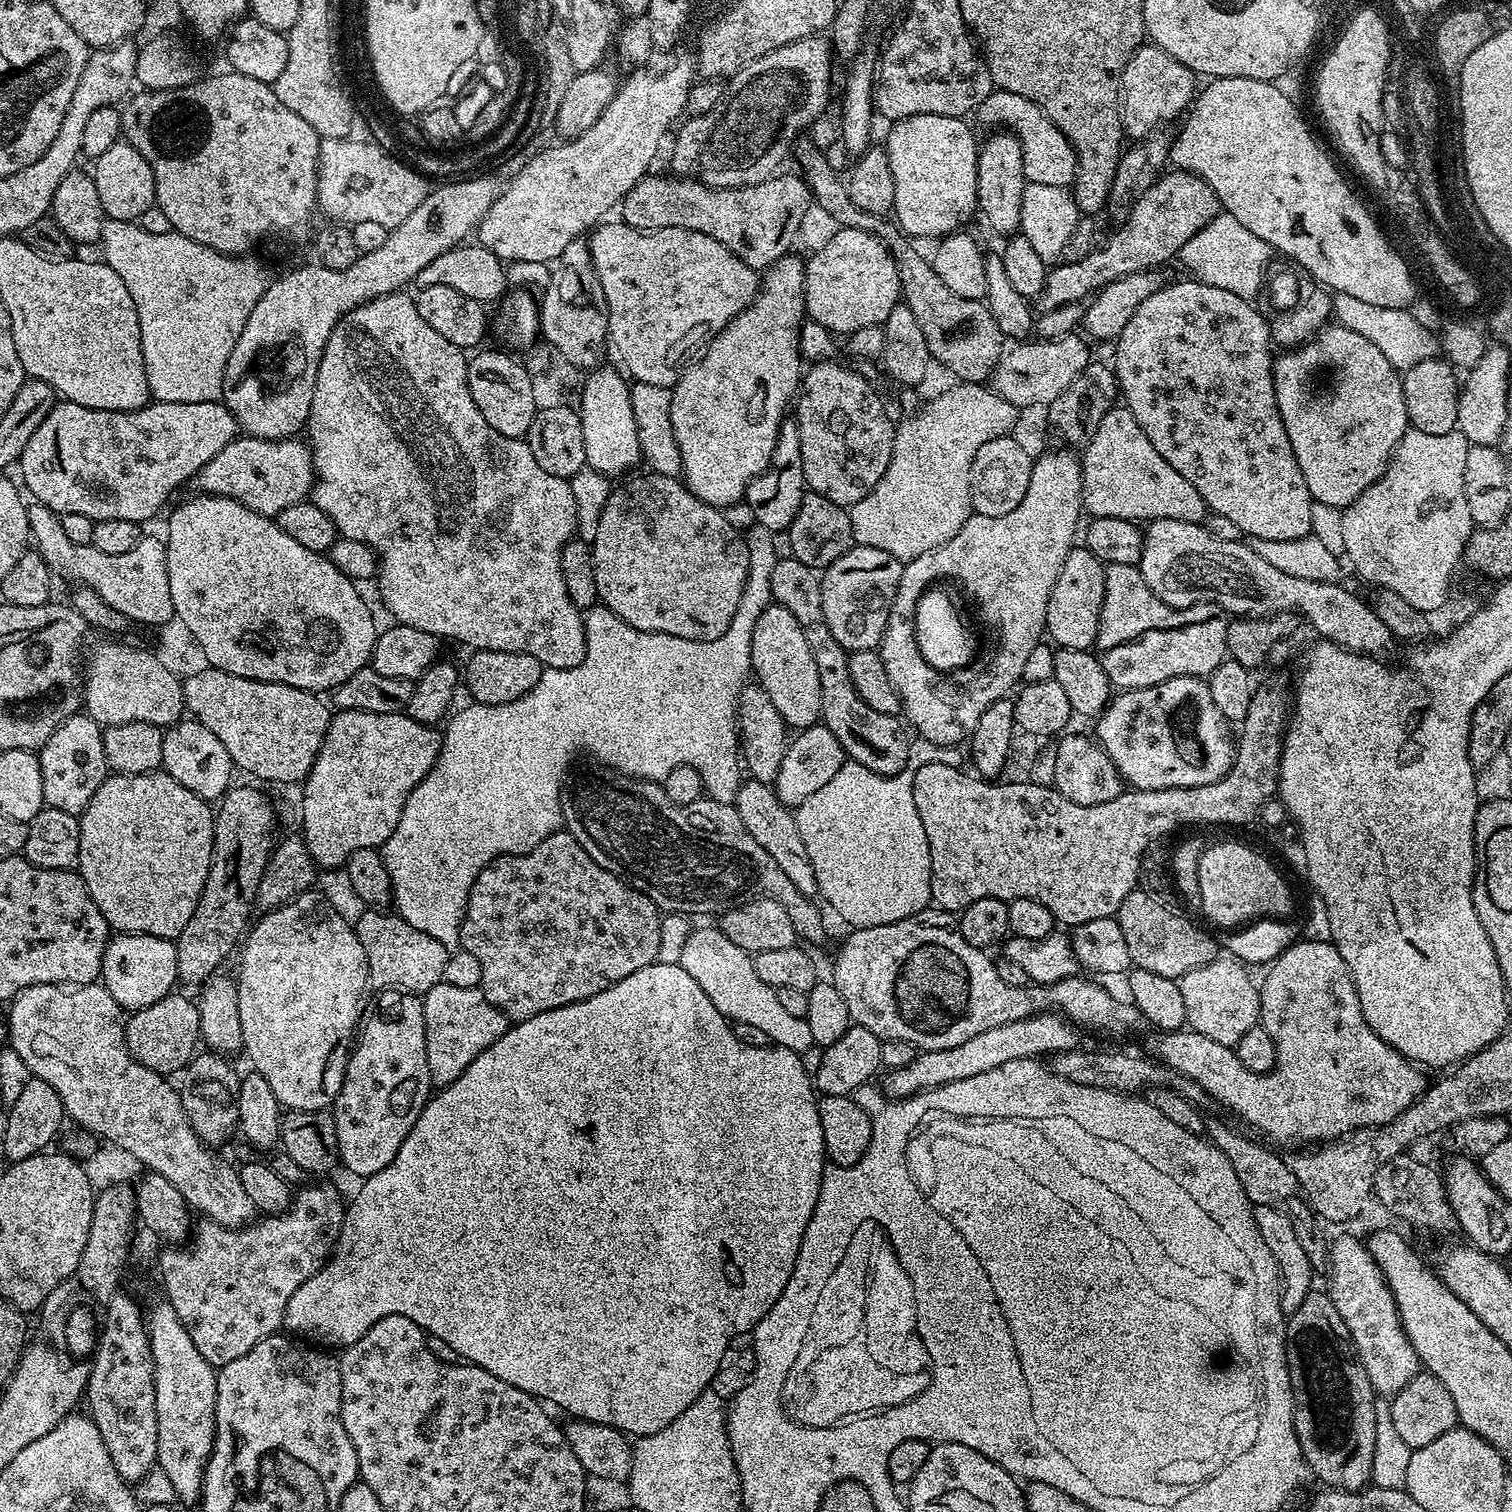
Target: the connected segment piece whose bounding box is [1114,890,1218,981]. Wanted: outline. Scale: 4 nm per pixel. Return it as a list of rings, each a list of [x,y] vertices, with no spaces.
[[[1134,890],[1126,894],[1114,919],[1118,926],[1122,926],[1133,965],[1142,970],[1151,970],[1153,974],[1162,974],[1162,978],[1179,981],[1190,970],[1206,966],[1211,960],[1217,959],[1217,941],[1215,944],[1198,925],[1191,924],[1184,914],[1166,910],[1161,903],[1154,902],[1153,898],[1142,891]]]

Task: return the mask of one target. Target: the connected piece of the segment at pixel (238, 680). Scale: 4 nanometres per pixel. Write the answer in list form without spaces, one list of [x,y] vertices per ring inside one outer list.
[[[211,666],[200,674],[184,678],[182,691],[184,707],[191,719],[197,720],[202,726],[206,726],[206,730],[210,730],[210,734],[217,736],[218,742],[226,746],[226,754],[230,754],[233,765],[239,771],[241,768],[242,771],[249,772],[260,780],[269,780],[272,784],[299,785],[308,777],[333,717],[333,713],[328,712],[329,705],[324,705],[317,693],[298,690],[294,686],[278,682],[242,678]]]

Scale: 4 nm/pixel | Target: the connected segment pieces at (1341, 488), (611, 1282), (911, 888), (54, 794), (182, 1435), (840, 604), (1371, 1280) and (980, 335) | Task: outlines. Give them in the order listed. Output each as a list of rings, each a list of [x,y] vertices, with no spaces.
[[[1324,326],[1316,332],[1314,338],[1299,347],[1281,351],[1275,357],[1272,377],[1274,378],[1274,394],[1276,395],[1278,414],[1282,418],[1282,426],[1286,426],[1286,438],[1290,438],[1294,458],[1298,462],[1298,466],[1302,466],[1302,478],[1306,478],[1306,486],[1310,490],[1313,501],[1317,505],[1325,504],[1328,508],[1336,508],[1335,510],[1348,508],[1370,487],[1375,477],[1384,475],[1384,467],[1388,464],[1388,457],[1396,449],[1396,443],[1402,439],[1410,427],[1406,414],[1406,398],[1404,397],[1404,382],[1401,373],[1394,366],[1390,366],[1390,362],[1386,362],[1386,354],[1382,354],[1382,350],[1378,350],[1378,346],[1374,346],[1374,342],[1370,342],[1370,338],[1362,338],[1362,334],[1354,334],[1354,330],[1349,328]]]
[[[654,963],[642,970],[634,970],[630,978],[622,978],[622,982],[614,982],[614,986],[582,1002],[562,1006],[558,1010],[546,1010],[542,1014],[534,1014],[534,1018],[513,1023],[508,1031],[502,1034],[502,1038],[498,1038],[498,1042],[482,1050],[482,1054],[478,1054],[478,1058],[474,1058],[474,1062],[470,1062],[470,1066],[462,1070],[462,1074],[453,1084],[443,1085],[429,1099],[418,1122],[414,1122],[410,1134],[406,1134],[406,1142],[398,1146],[398,1154],[394,1162],[378,1170],[378,1174],[367,1177],[361,1183],[364,1185],[357,1190],[356,1197],[347,1201],[344,1221],[340,1227],[340,1237],[336,1240],[332,1255],[313,1276],[306,1278],[306,1282],[298,1286],[298,1290],[294,1290],[290,1302],[286,1302],[283,1327],[289,1328],[287,1331],[293,1337],[309,1345],[319,1346],[324,1350],[336,1350],[332,1348],[343,1350],[362,1339],[370,1330],[370,1326],[374,1326],[374,1322],[382,1318],[387,1316],[410,1318],[410,1322],[417,1324],[428,1336],[440,1338],[446,1342],[457,1352],[461,1361],[477,1364],[482,1370],[494,1374],[494,1378],[502,1378],[502,1382],[536,1397],[541,1402],[547,1402],[553,1409],[556,1407],[569,1412],[569,1417],[588,1420],[590,1423],[601,1423],[602,1426],[616,1428],[617,1431],[632,1438],[665,1430],[666,1426],[710,1388],[711,1380],[715,1378],[716,1371],[719,1370],[720,1363],[728,1352],[728,1340],[742,1335],[743,1332],[751,1333],[757,1322],[768,1313],[770,1306],[778,1302],[782,1290],[786,1290],[786,1282],[790,1282],[790,1274],[794,1270],[794,1262],[802,1246],[802,1234],[806,1234],[806,1226],[814,1214],[814,1206],[818,1202],[826,1167],[822,1122],[819,1121],[817,1104],[818,1092],[809,1070],[807,1072],[804,1069],[804,1059],[801,1053],[789,1048],[779,1046],[759,1048],[741,1040],[736,1035],[733,1025],[716,1009],[714,1002],[706,998],[702,986],[698,986],[698,982],[694,982],[694,978],[690,978],[690,974],[686,974],[686,970],[682,970],[679,963]]]
[[[848,760],[844,763],[834,778],[826,782],[815,794],[810,794],[806,802],[802,802],[794,812],[798,834],[802,836],[802,842],[806,848],[806,854],[810,860],[810,866],[814,868],[816,879],[816,891],[824,900],[845,920],[852,924],[853,929],[869,928],[870,926],[886,926],[890,922],[898,922],[902,918],[910,918],[921,912],[923,908],[932,904],[932,871],[930,870],[930,842],[926,842],[926,829],[922,827],[922,818],[918,814],[918,806],[914,806],[914,790],[912,789],[912,772],[905,770],[893,776],[874,774],[874,770],[866,770],[858,762]]]
[[[77,714],[66,718],[50,734],[50,738],[38,750],[42,770],[42,794],[47,807],[66,810],[73,814],[84,811],[84,807],[94,798],[94,790],[110,774],[106,762],[106,750],[102,746],[104,737],[101,725],[96,724],[87,714]]]
[[[166,1302],[156,1304],[146,1316],[148,1325],[148,1337],[150,1338],[150,1348],[152,1357],[154,1358],[154,1402],[156,1403],[156,1413],[158,1414],[158,1454],[156,1455],[156,1463],[162,1470],[166,1470],[166,1475],[170,1477],[170,1482],[174,1486],[174,1494],[177,1501],[182,1505],[192,1504],[199,1505],[200,1491],[204,1485],[204,1467],[208,1465],[208,1459],[212,1456],[212,1443],[216,1437],[216,1374],[217,1369],[210,1362],[206,1362],[206,1358],[202,1358],[202,1354],[198,1354],[198,1346],[194,1346],[190,1334],[186,1334],[186,1326],[182,1326],[182,1322],[178,1318],[178,1314],[174,1314],[174,1306],[170,1306]]]
[[[856,544],[823,569],[820,576],[822,614],[826,626],[830,626],[830,634],[838,638],[845,650],[857,652],[867,648],[879,649],[903,569],[904,564],[894,558],[894,554],[886,554],[886,550],[865,544]]]
[[[1340,1236],[1337,1240],[1331,1241],[1328,1250],[1328,1268],[1330,1273],[1332,1272],[1330,1295],[1334,1306],[1338,1306],[1338,1314],[1342,1314],[1342,1322],[1346,1322],[1346,1330],[1350,1330],[1352,1347],[1356,1349],[1360,1365],[1366,1370],[1377,1393],[1384,1395],[1385,1392],[1385,1397],[1388,1398],[1395,1396],[1402,1390],[1402,1386],[1406,1386],[1406,1382],[1416,1377],[1422,1365],[1414,1346],[1408,1341],[1408,1335],[1404,1332],[1400,1312],[1396,1309],[1392,1291],[1388,1288],[1388,1282],[1384,1279],[1378,1262],[1370,1254],[1363,1239],[1359,1240],[1356,1236]]]
[[[806,139],[796,140],[794,156],[796,154],[801,168],[799,171],[812,191],[815,207],[820,207],[833,220],[833,225],[866,230],[884,242],[896,260],[903,303],[907,304],[910,310],[914,310],[914,318],[918,318],[918,326],[926,338],[929,357],[933,361],[941,360],[956,375],[957,381],[984,384],[991,377],[1006,349],[1006,337],[1002,330],[998,330],[998,322],[994,322],[987,303],[954,294],[954,290],[950,290],[950,286],[943,284],[938,274],[934,274],[929,257],[919,256],[912,245],[915,243],[905,236],[891,219],[854,206],[854,202],[850,202],[848,186],[841,173],[830,167],[823,151],[819,147],[816,149],[814,141]]]

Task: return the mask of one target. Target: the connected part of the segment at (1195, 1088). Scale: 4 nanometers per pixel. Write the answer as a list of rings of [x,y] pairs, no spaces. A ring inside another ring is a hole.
[[[1081,1046],[1055,1053],[1050,1060],[1052,1072],[1070,1082],[1078,1082],[1078,1086],[1094,1086],[1125,1094],[1140,1094],[1146,1088],[1162,1086],[1181,1092],[1188,1101],[1197,1106],[1203,1105],[1202,1102],[1205,1103],[1206,1097],[1198,1082],[1178,1075],[1173,1068],[1167,1068],[1155,1058],[1149,1058],[1147,1055],[1135,1056],[1132,1052],[1087,1052],[1086,1048]]]

